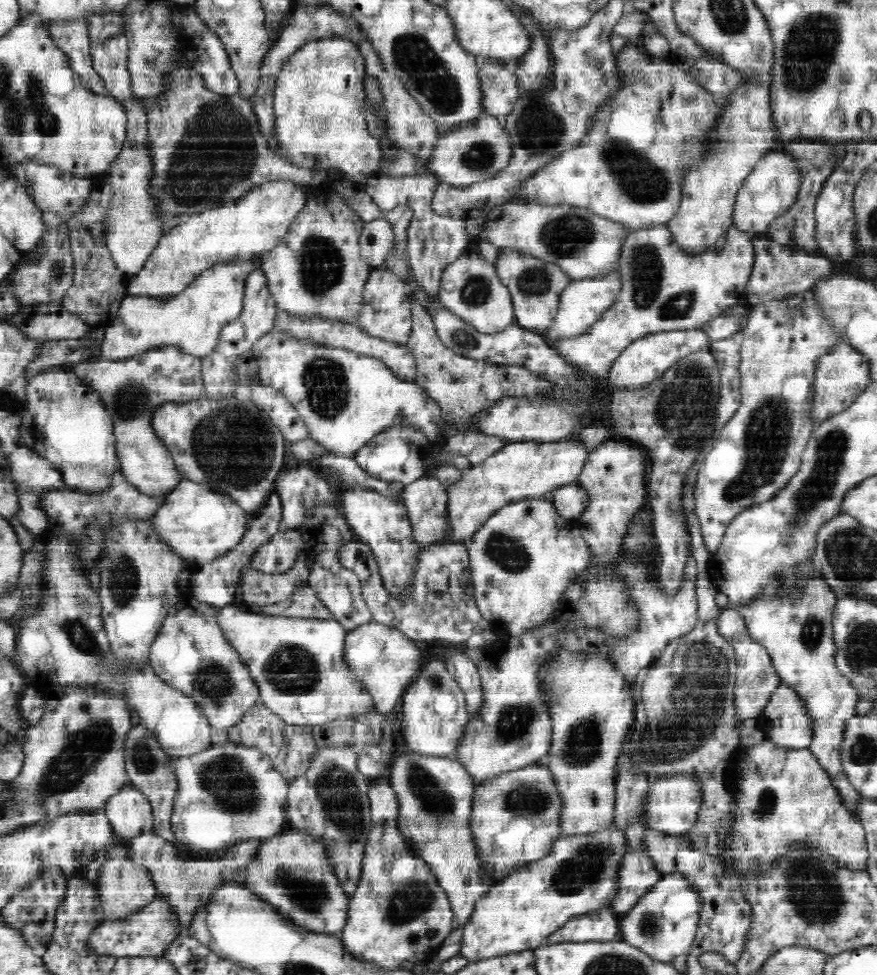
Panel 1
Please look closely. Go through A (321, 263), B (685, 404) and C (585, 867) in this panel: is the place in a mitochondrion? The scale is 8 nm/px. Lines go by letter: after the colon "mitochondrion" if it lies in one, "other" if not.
A: mitochondrion
B: mitochondrion
C: mitochondrion

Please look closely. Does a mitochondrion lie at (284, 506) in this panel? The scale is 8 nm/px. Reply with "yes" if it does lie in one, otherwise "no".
no

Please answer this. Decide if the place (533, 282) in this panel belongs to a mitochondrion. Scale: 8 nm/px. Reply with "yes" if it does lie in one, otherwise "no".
yes

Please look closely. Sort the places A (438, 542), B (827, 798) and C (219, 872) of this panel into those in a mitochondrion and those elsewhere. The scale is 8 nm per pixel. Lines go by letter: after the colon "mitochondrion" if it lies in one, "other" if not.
A: other
B: other
C: other

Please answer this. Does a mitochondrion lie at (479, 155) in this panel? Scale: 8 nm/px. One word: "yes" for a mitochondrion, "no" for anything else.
yes

